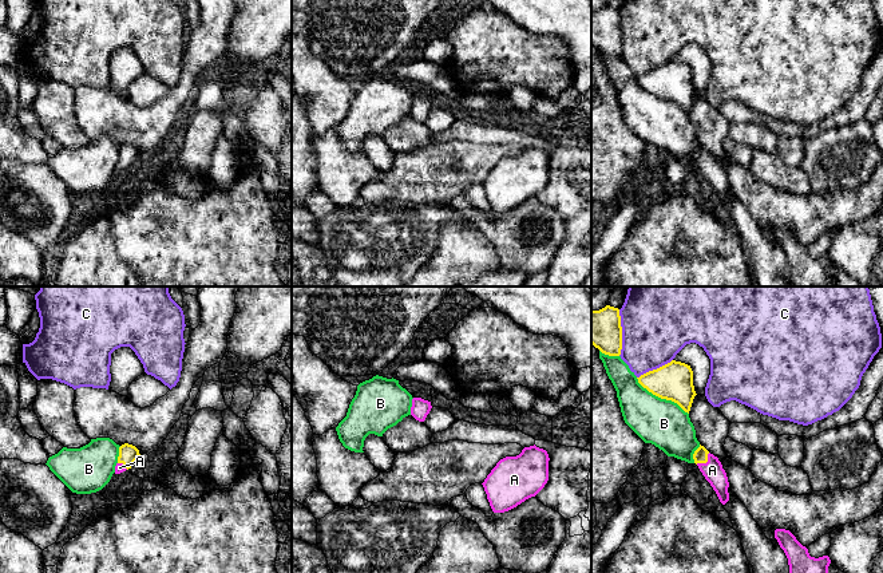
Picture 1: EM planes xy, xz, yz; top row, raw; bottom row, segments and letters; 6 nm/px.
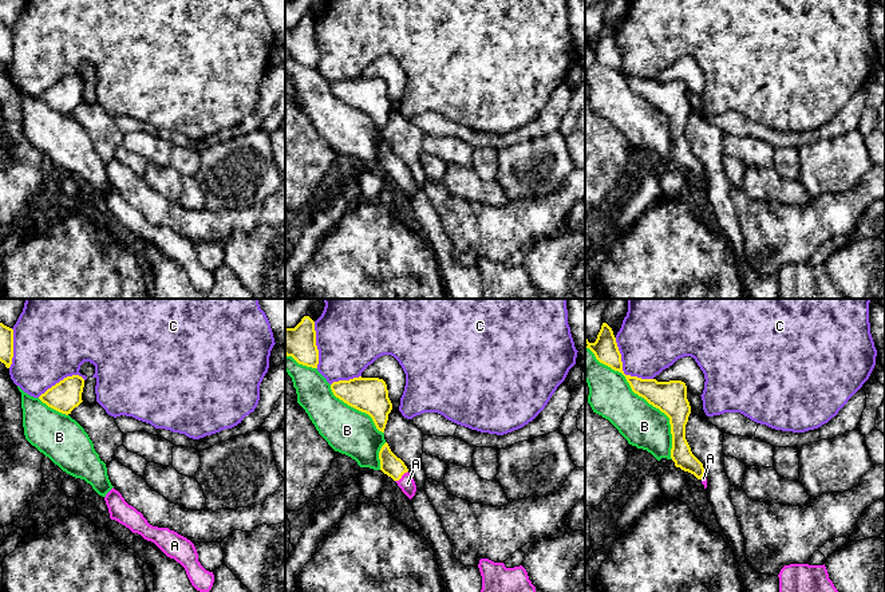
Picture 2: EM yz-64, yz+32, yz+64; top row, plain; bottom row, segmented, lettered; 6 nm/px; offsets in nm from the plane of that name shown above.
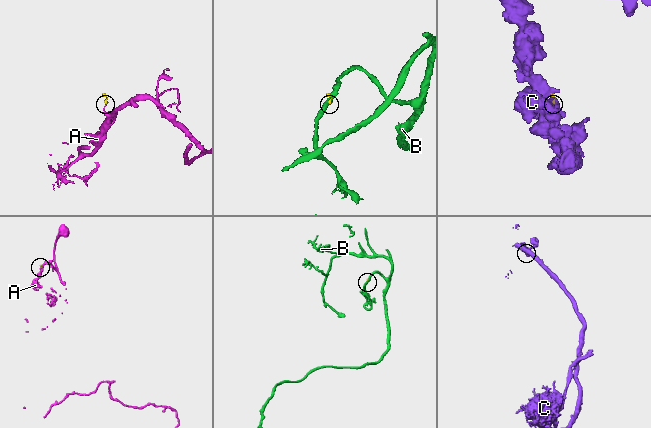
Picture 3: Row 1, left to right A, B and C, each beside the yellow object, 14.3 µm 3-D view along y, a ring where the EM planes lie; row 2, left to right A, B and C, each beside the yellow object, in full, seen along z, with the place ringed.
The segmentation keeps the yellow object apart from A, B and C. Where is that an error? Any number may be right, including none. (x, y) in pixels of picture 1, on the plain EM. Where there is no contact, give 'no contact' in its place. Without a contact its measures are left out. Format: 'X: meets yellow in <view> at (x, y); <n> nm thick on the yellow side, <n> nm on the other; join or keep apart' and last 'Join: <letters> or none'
A: meets yellow in yz at (705, 162); 90 nm thick on the yellow side, 120 nm on the other; join
B: meets yellow in yz at (661, 98); 220 nm thick on the yellow side, 280 nm on the other; keep apart
C: meets yellow in yz at (621, 32); 220 nm thick on the yellow side, 380 nm on the other; keep apart
Join: A

